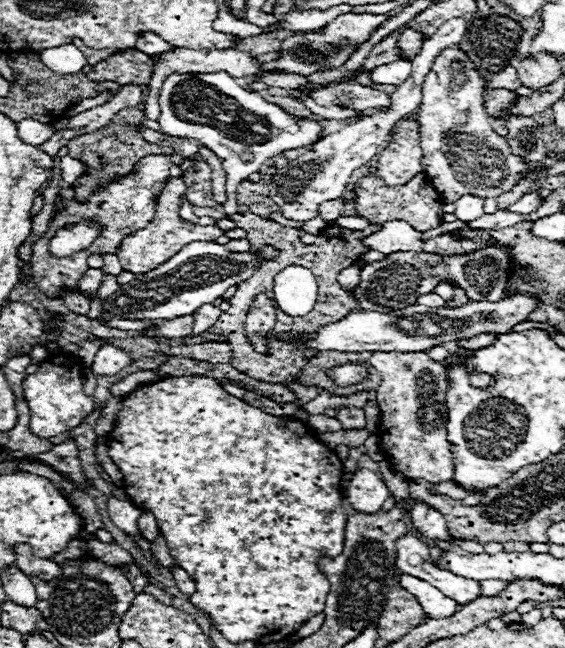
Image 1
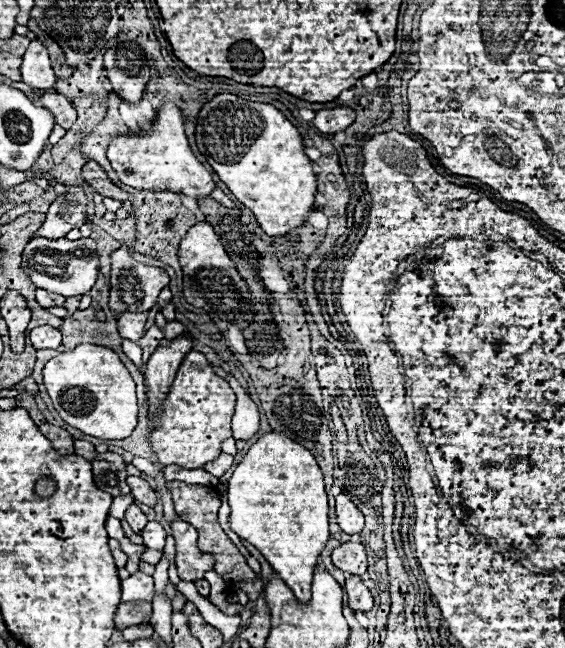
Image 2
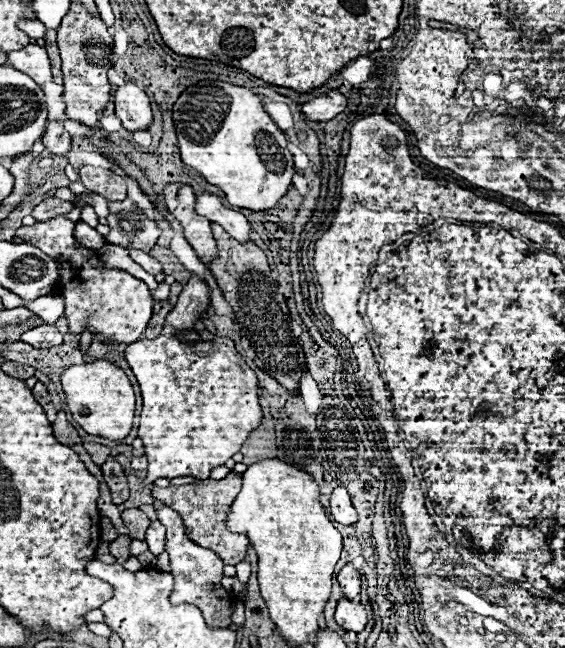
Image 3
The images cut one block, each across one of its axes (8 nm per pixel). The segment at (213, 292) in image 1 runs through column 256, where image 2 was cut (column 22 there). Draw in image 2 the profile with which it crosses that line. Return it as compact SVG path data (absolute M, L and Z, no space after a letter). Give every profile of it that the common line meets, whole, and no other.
M42 236L32 238L24 248L22 268L28 272L32 282L42 290L62 294L66 298L82 296L94 286L94 282L100 274L100 260L96 254L96 242L92 238L68 240L64 236L58 240L50 240L50 238L42 238Z

